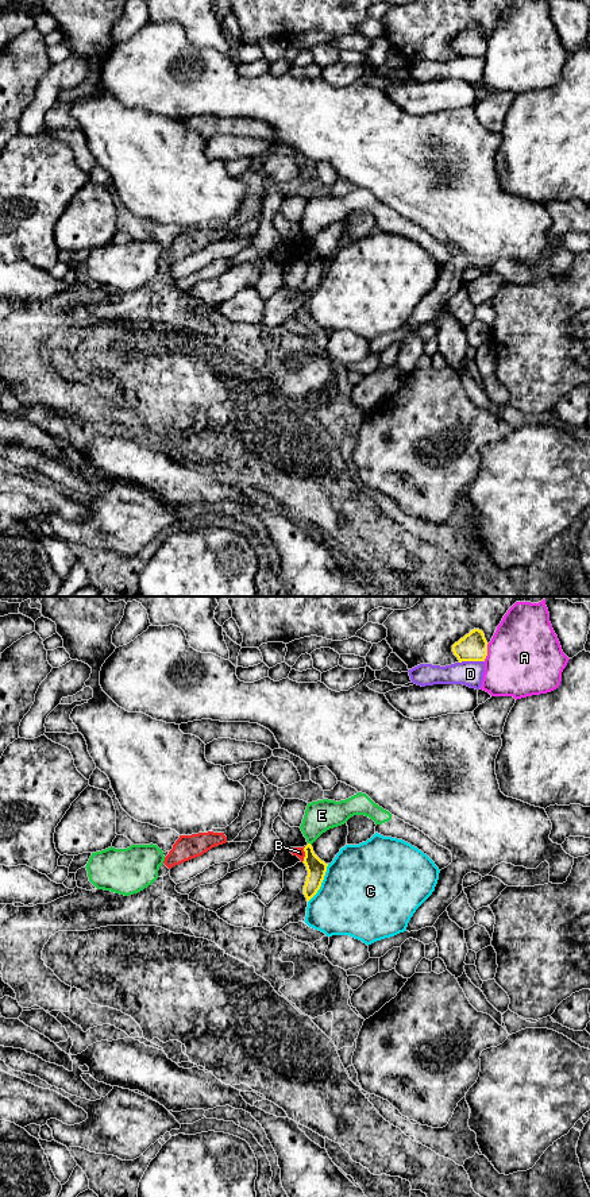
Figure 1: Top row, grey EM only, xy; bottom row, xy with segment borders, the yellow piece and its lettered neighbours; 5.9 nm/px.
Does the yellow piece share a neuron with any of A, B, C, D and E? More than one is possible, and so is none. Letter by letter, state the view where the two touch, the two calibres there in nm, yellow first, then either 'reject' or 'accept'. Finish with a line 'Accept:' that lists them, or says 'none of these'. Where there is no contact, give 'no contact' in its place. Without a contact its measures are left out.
A: contact in xy; calibres 170 and 440 nm; reject
B: contact in xy; calibres 120 and 60 nm; reject
C: contact in xy; calibres 120 and 500 nm; reject
D: contact in xy; calibres 170 and 150 nm; reject
E: contact in xy; calibres 120 and 190 nm; reject
Accept: none of these

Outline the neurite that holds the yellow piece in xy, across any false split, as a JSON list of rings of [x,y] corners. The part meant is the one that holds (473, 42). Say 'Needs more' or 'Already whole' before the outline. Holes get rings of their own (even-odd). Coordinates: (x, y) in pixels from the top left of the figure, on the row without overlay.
Already whole. [[[479,24],[471,26],[452,40],[452,47],[462,57],[485,57],[487,51],[487,36]]]

